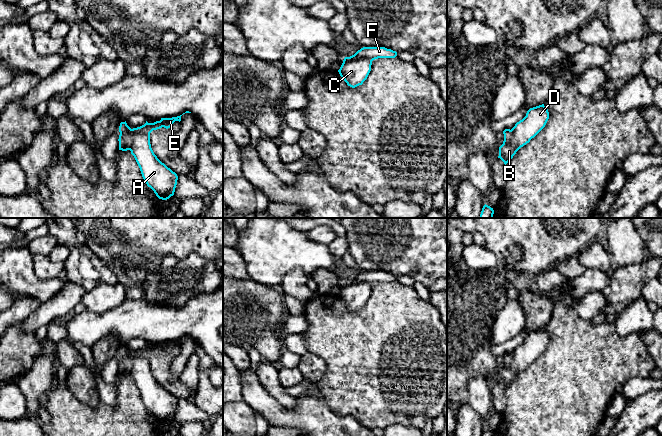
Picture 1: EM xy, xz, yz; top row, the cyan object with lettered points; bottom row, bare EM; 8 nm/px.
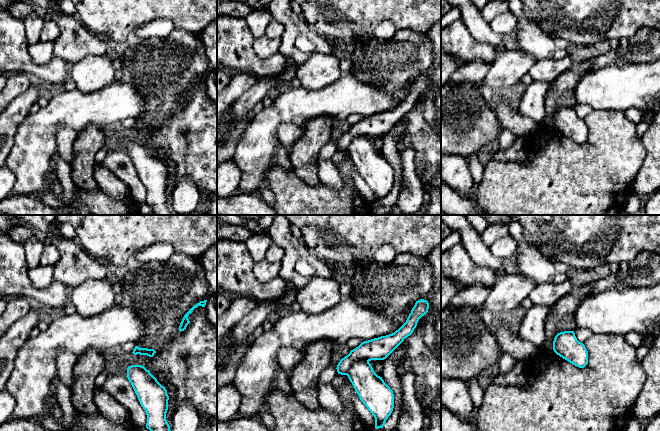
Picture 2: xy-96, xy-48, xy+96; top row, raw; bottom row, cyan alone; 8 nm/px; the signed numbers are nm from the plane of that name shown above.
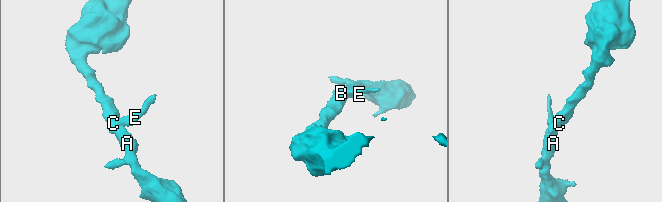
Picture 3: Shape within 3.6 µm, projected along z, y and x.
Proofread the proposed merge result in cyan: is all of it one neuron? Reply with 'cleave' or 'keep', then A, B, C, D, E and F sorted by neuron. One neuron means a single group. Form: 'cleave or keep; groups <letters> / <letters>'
cleave; groups A B C D / E F

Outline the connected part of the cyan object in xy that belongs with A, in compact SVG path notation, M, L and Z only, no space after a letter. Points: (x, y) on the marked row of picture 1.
M126 121L119 126L120 133L133 133L133 141L130 148L143 179L159 199L167 200L174 195L178 176L154 154L150 135L144 132L141 127L131 129Z

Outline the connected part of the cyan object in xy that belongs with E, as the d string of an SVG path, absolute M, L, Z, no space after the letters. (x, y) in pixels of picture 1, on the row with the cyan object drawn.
M182 115L177 116L177 117L172 117L172 118L161 118L160 121L156 121L154 123L148 123L146 121L146 123L144 125L140 126L140 127L144 132L146 132L148 135L150 135L150 133L153 130L157 130L157 129L160 129L162 127L168 129L173 125L173 123L175 121L179 121L180 122L181 121L181 116Z

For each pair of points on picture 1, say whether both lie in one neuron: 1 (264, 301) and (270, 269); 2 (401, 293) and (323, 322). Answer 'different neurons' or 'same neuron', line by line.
1: different neurons
2: same neuron

